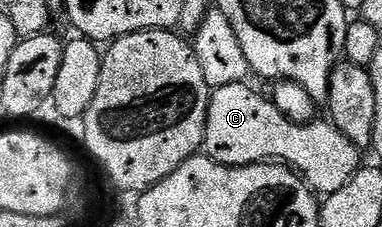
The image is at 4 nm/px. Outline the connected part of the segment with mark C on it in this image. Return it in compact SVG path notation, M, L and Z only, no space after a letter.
M242 82L212 89L203 145L207 155L233 168L242 168L244 164L284 162L322 197L343 190L362 167L362 149L356 148L332 122L296 124L283 118L268 95L260 96L247 85Z

